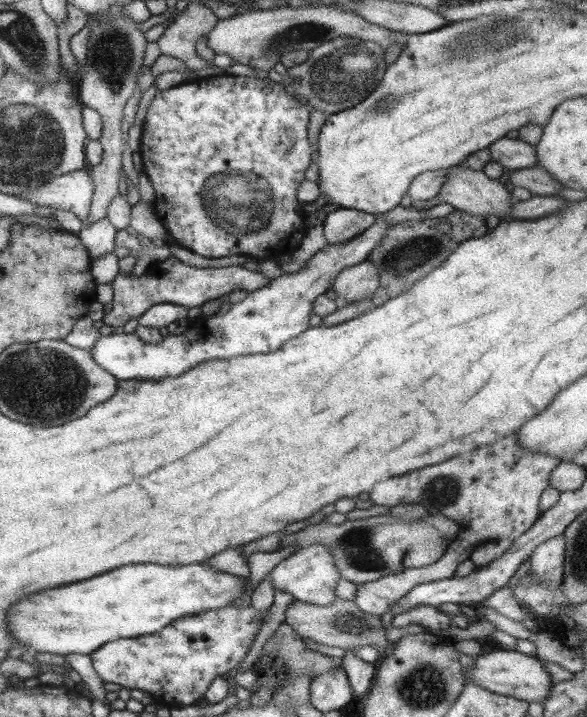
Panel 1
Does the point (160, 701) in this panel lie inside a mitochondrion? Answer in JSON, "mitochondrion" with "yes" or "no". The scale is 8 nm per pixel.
{"mitochondrion":"no"}

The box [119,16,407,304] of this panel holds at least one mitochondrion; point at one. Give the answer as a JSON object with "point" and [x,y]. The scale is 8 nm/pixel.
{"point":[244,207]}

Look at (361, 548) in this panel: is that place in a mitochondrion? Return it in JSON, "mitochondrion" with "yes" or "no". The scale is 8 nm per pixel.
{"mitochondrion":"yes"}

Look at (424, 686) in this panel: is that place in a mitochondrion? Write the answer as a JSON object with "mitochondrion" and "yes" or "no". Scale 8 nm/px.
{"mitochondrion":"yes"}

